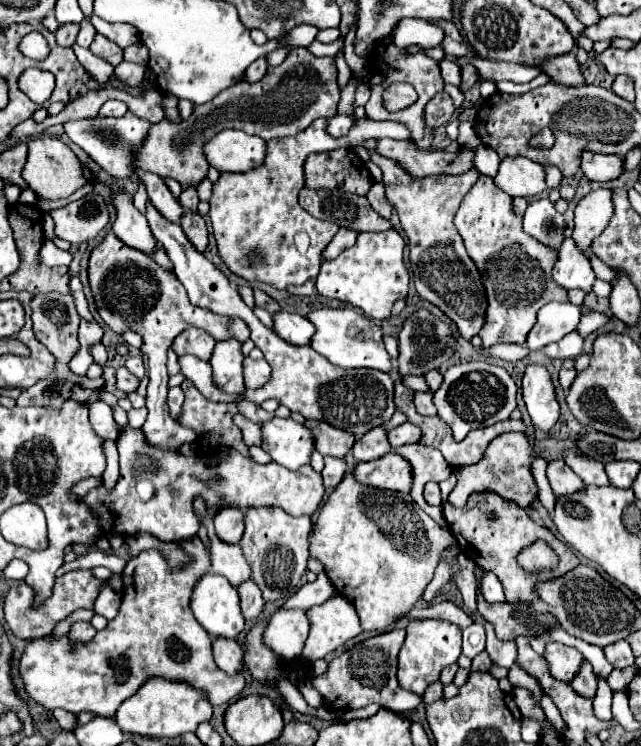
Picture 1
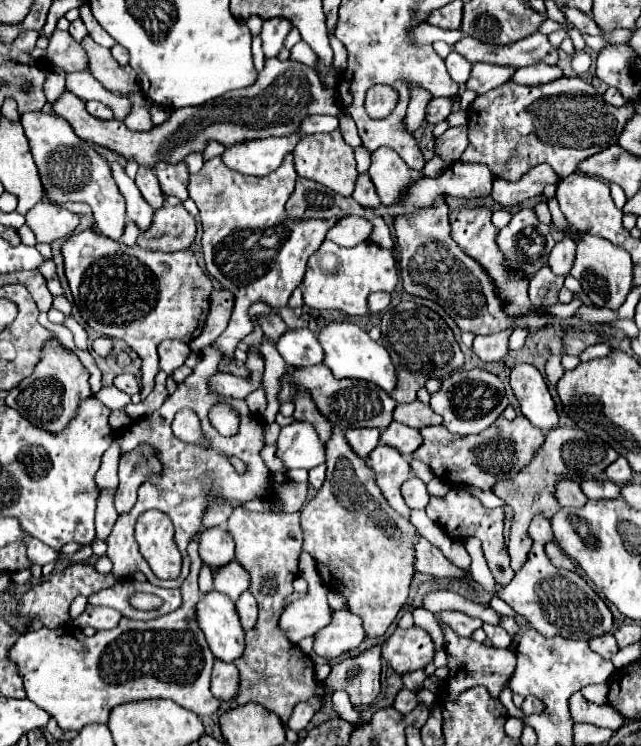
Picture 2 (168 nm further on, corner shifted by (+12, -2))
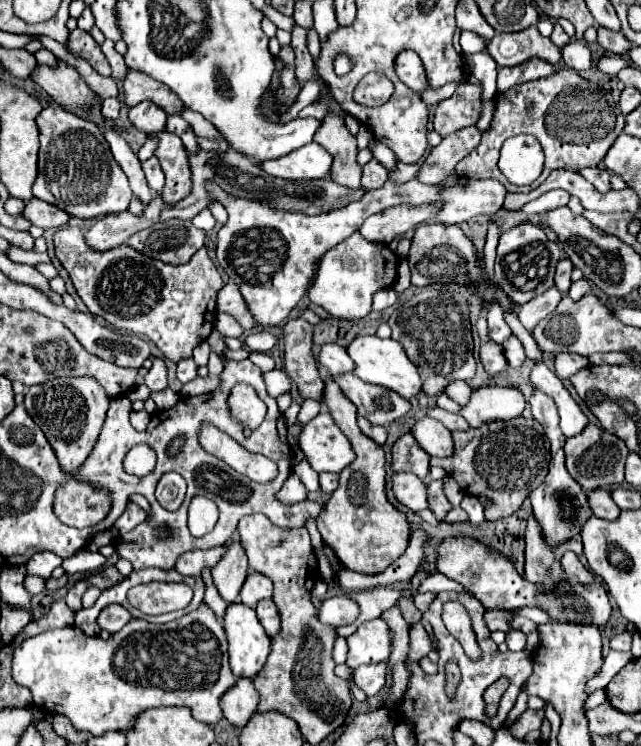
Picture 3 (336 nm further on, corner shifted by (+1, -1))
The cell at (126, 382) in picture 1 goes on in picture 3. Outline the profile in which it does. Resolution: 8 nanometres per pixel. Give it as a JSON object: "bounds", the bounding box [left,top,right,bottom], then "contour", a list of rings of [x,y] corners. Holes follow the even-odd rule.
{"bounds":[145,357,167,391],"contour":[[[159,357],[153,359],[153,367],[145,375],[145,385],[151,391],[159,391],[159,389],[167,387],[167,367],[165,367],[163,359],[159,359]]]}

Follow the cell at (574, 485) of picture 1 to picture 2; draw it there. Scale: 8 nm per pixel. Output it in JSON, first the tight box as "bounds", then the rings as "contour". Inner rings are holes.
{"bounds":[554,478,586,508],"contour":[[[560,478],[560,482],[556,482],[556,492],[554,492],[556,500],[560,506],[572,506],[572,508],[580,508],[586,502],[584,492],[580,490],[578,482],[574,480],[564,480]]]}

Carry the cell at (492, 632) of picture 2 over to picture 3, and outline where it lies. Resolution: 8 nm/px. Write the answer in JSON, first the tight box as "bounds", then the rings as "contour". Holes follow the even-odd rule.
{"bounds":[507,629,527,651],"contour":[[[513,629],[513,631],[507,633],[507,647],[511,651],[523,651],[525,643],[527,643],[527,635],[523,631],[515,631]]]}

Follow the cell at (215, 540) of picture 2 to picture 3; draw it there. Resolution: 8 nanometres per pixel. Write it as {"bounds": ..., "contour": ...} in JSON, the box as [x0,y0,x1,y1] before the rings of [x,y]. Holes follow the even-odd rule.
{"bounds":[213,543,247,605],"contour":[[[239,543],[227,547],[227,555],[213,567],[213,585],[225,603],[233,605],[239,601],[239,591],[247,577],[247,557]]]}

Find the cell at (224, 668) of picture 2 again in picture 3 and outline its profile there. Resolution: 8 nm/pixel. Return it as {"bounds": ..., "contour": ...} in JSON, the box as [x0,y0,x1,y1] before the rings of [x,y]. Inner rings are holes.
{"bounds":[221,679,259,729],"contour":[[[239,679],[235,687],[231,687],[223,697],[221,697],[221,709],[223,717],[237,729],[245,727],[251,715],[257,711],[259,703],[259,693],[255,693],[253,681]]]}

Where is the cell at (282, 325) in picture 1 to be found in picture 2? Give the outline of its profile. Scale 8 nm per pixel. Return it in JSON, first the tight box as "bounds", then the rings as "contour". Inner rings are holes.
{"bounds":[276,328,324,366],"contour":[[[308,328],[286,330],[276,340],[276,350],[284,358],[284,362],[292,366],[312,366],[324,360],[324,350],[320,350],[314,332]]]}

